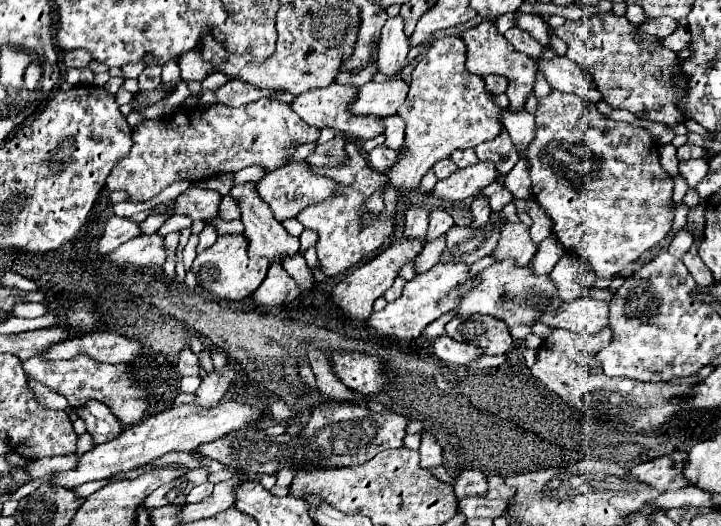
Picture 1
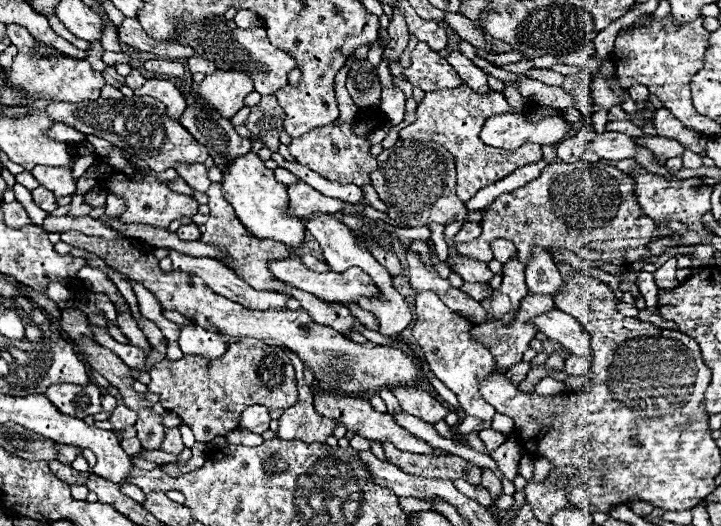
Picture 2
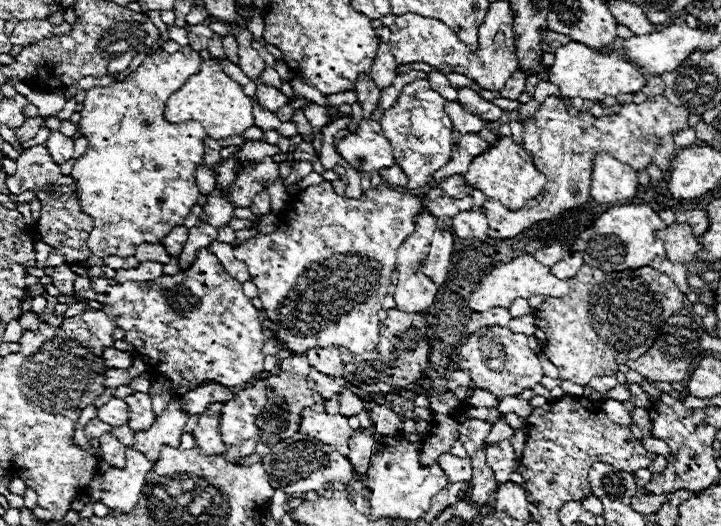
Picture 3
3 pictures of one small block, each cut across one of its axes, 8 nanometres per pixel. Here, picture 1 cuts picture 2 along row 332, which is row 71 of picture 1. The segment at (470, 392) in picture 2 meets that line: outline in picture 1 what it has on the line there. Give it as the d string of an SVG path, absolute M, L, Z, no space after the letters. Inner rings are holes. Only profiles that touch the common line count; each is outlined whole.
M458 36L434 40L428 54L416 64L410 80L406 102L398 108L398 116L406 124L406 148L400 150L400 160L386 172L390 188L412 192L428 168L442 158L450 158L454 150L476 148L484 140L496 138L504 124L494 96L486 90L484 78L466 70L466 46Z

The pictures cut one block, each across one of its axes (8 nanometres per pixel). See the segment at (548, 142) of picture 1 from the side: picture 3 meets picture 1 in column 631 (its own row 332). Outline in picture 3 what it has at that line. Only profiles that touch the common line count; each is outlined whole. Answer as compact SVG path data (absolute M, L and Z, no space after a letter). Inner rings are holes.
M206 248L198 252L186 272L142 284L108 286L102 310L124 330L124 342L132 346L134 354L150 364L150 374L170 382L174 396L182 396L208 380L242 390L264 372L264 332L258 310L244 296L242 284L226 274L218 258Z

